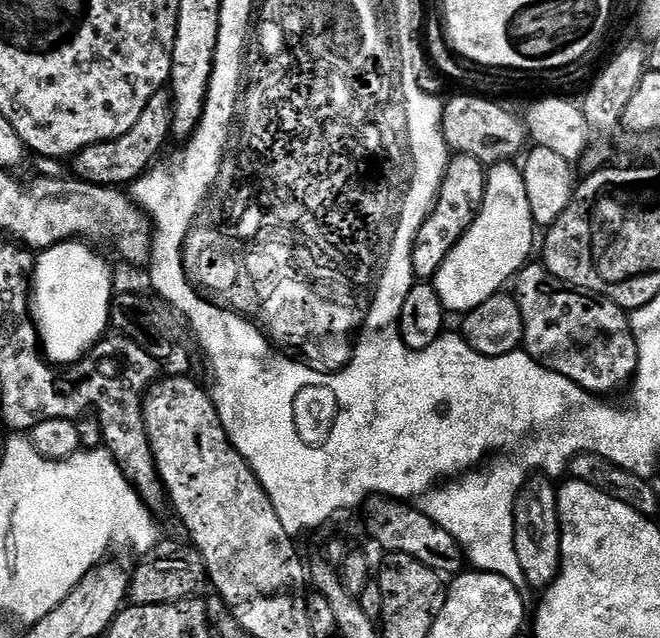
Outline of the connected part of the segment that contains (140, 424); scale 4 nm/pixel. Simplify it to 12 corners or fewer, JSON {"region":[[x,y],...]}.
{"region":[[105,334],[48,371],[48,417],[97,406],[103,445],[144,503],[166,500],[142,402],[161,361]]}

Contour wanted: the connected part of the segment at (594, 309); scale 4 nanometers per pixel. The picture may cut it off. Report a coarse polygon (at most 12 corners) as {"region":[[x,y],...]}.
{"region":[[540,262],[515,277],[523,347],[586,392],[627,389],[629,313]]}

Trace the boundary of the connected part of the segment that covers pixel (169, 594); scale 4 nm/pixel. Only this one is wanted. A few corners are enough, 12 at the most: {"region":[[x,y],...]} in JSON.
{"region":[[161,539],[130,576],[132,604],[173,604],[209,583],[196,546]]}

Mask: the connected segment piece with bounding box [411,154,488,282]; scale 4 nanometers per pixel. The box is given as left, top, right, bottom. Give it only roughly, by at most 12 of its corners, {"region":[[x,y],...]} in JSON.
{"region":[[478,158],[449,159],[416,231],[411,275],[431,281],[480,212]]}

